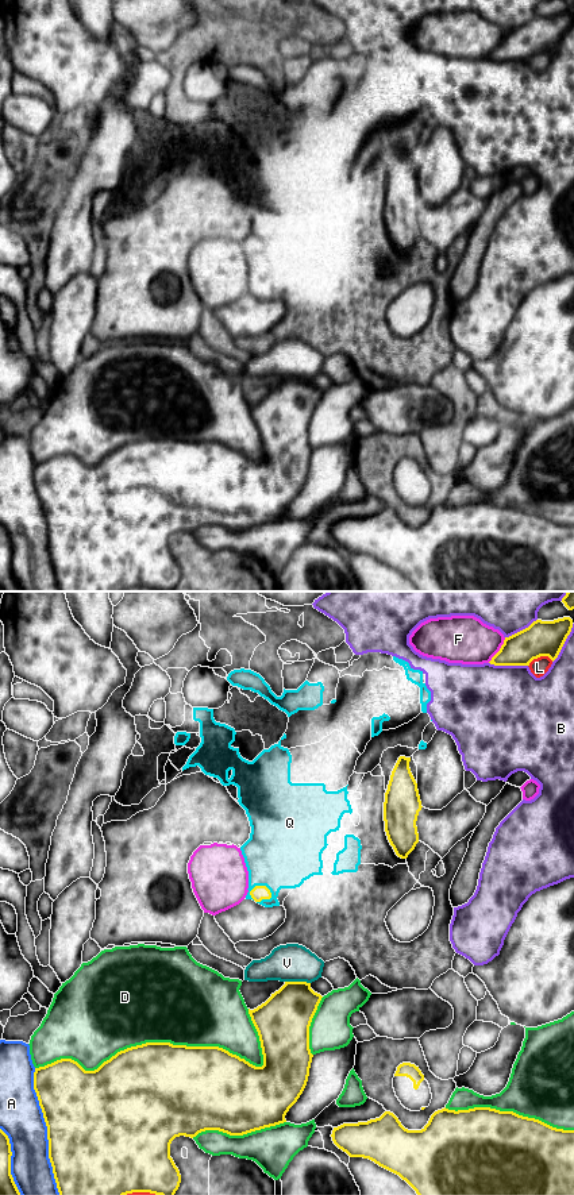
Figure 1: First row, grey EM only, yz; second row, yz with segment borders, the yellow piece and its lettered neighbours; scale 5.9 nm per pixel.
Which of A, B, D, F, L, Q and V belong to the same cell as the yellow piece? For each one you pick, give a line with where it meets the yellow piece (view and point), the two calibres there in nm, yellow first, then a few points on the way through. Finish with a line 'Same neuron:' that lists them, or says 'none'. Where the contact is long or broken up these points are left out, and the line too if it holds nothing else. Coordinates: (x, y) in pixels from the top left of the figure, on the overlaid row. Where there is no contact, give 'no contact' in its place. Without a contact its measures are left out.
Same neuron: none

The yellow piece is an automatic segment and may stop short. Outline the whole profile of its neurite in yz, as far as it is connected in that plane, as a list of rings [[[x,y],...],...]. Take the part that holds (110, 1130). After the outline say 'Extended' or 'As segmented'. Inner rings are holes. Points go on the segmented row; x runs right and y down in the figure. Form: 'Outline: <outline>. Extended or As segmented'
Outline: [[[285,982],[271,997],[254,1010],[249,1009],[251,1021],[258,1032],[263,1065],[255,1067],[236,1055],[219,1046],[186,1046],[170,1042],[146,1042],[118,1052],[95,1071],[85,1071],[72,1059],[61,1059],[45,1067],[35,1068],[34,1090],[47,1126],[49,1159],[59,1195],[127,1195],[132,1192],[150,1192],[155,1195],[174,1195],[181,1183],[181,1175],[170,1157],[170,1144],[176,1137],[196,1137],[205,1130],[219,1130],[230,1136],[243,1136],[255,1130],[286,1122],[285,1115],[303,1094],[313,1055],[309,1049],[309,1026],[321,1001],[321,995],[307,982]]]. As segmented

